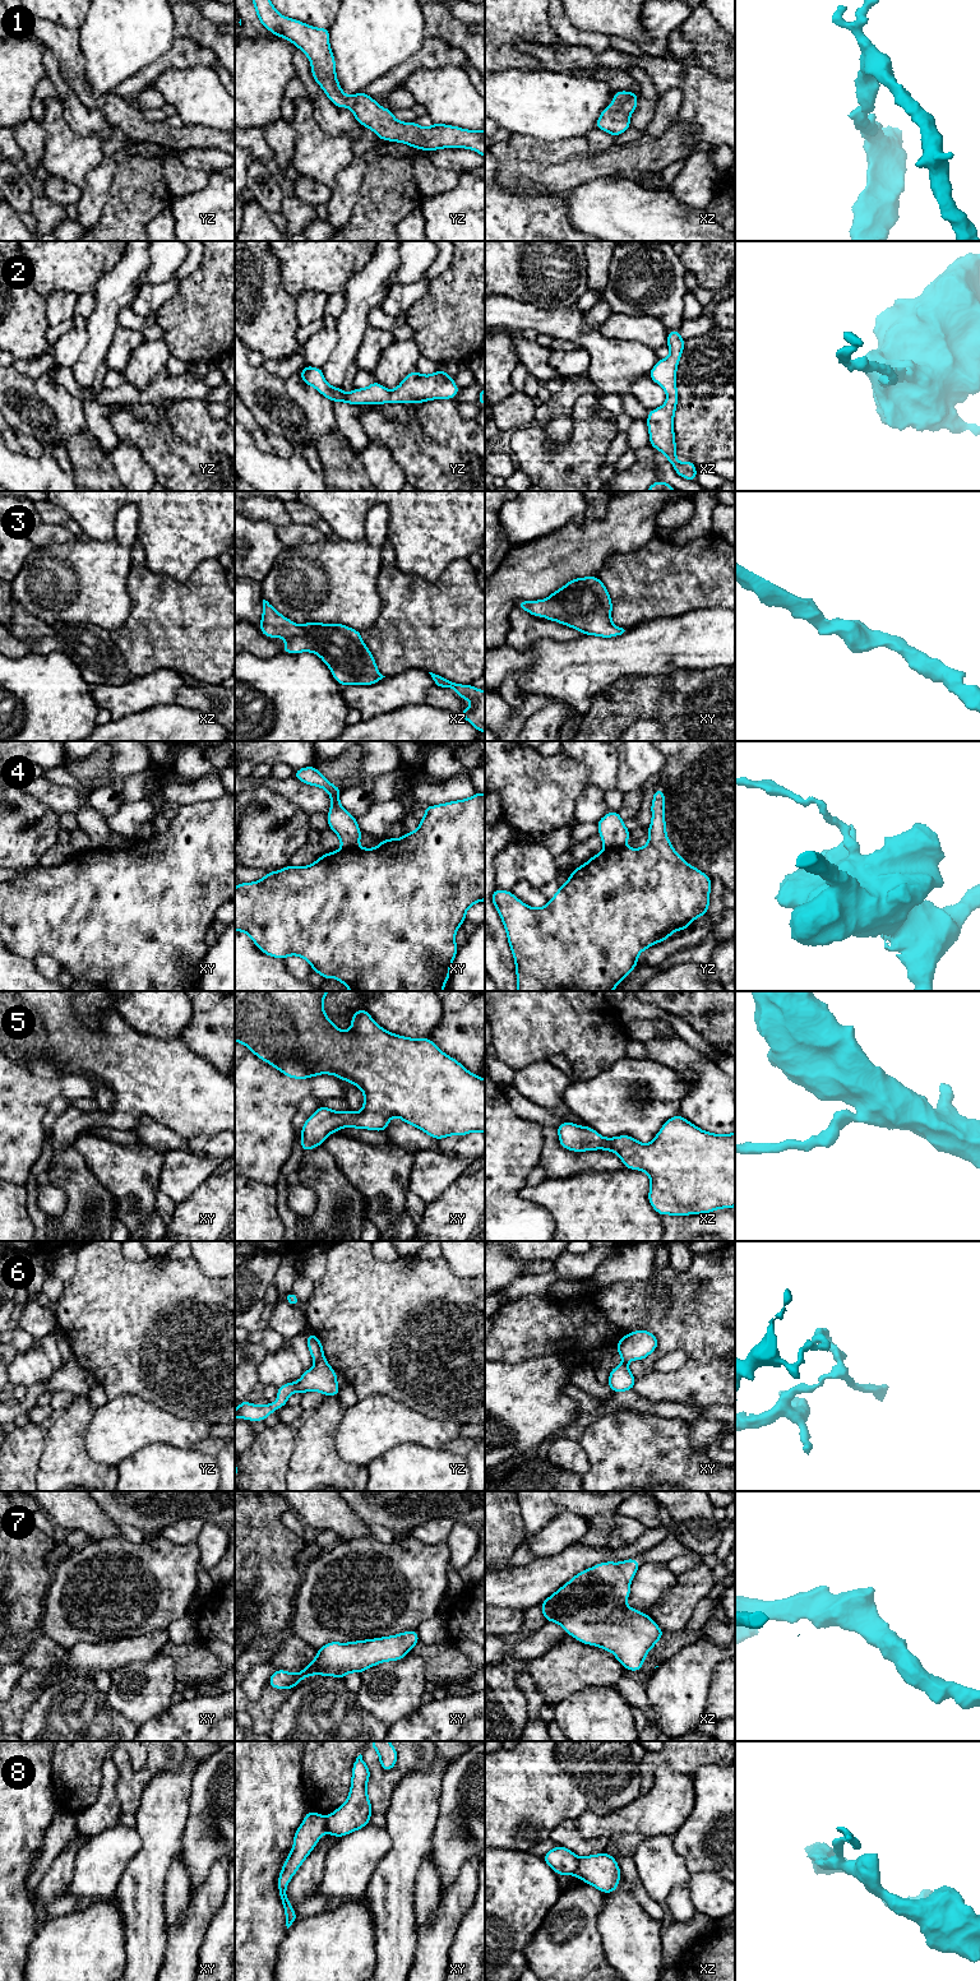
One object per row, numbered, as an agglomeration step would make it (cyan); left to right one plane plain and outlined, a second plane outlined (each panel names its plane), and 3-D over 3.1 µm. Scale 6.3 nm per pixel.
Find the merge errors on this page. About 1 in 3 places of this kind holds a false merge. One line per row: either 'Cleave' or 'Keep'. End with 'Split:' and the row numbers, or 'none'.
1: Keep
2: Keep
3: Keep
4: Cleave
5: Keep
6: Cleave
7: Keep
8: Cleave
Split: 4, 6, 8

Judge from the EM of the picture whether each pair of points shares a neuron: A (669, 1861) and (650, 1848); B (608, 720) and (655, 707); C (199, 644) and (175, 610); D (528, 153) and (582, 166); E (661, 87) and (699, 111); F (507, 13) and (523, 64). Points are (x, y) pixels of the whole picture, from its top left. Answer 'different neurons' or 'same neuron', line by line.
A: same neuron
B: same neuron
C: same neuron
D: same neuron
E: same neuron
F: same neuron

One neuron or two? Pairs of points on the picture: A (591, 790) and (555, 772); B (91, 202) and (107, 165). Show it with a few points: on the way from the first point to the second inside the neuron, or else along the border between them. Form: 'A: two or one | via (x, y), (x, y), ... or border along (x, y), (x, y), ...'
A: two | border along (590, 782), (577, 800), (574, 815)
B: one | via (96, 193), (98, 180), (105, 174)

